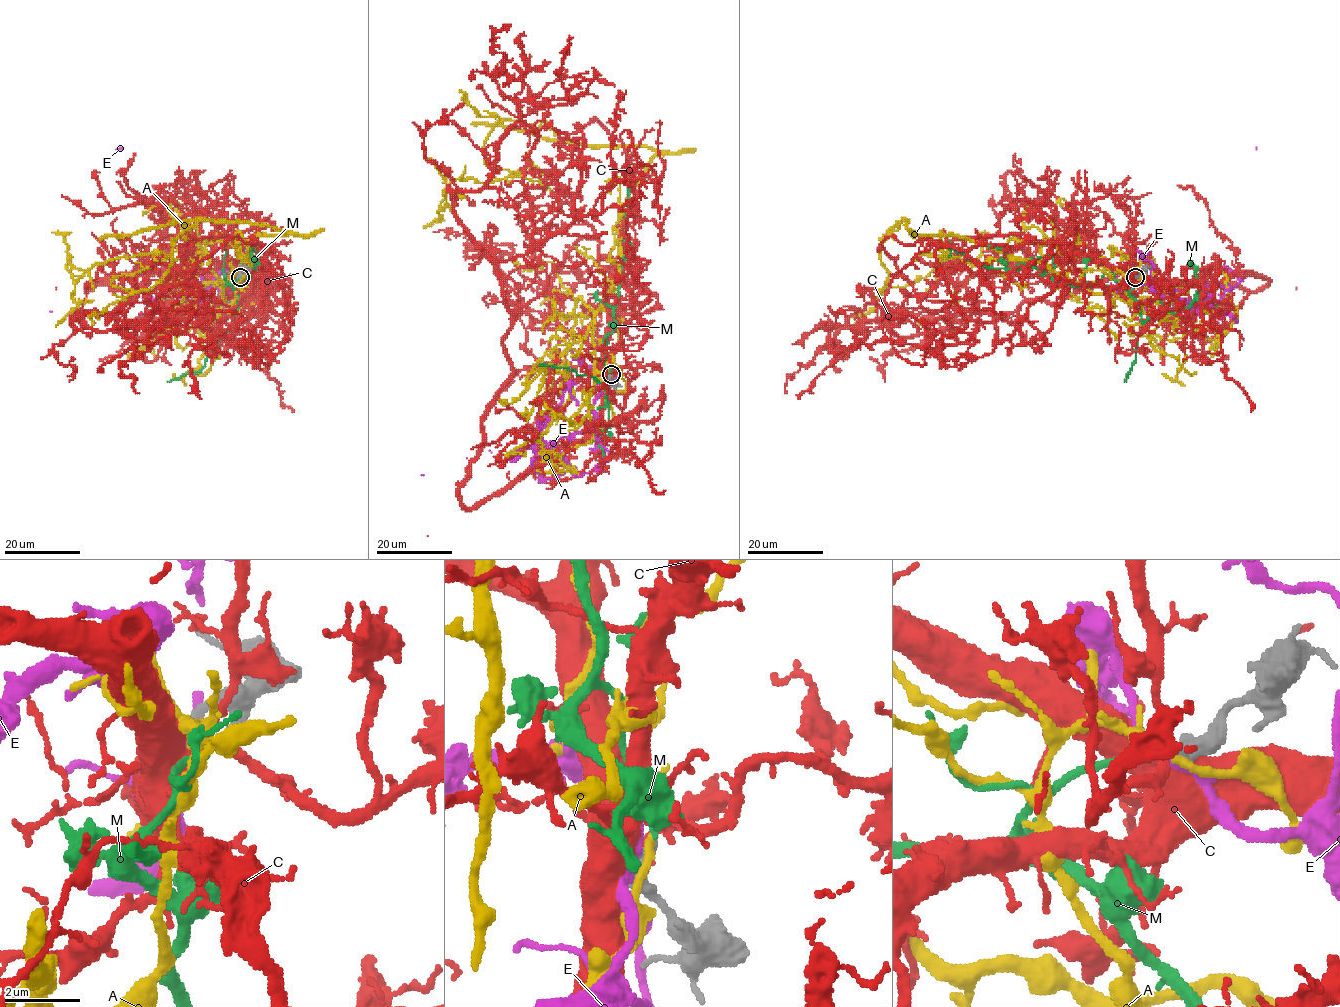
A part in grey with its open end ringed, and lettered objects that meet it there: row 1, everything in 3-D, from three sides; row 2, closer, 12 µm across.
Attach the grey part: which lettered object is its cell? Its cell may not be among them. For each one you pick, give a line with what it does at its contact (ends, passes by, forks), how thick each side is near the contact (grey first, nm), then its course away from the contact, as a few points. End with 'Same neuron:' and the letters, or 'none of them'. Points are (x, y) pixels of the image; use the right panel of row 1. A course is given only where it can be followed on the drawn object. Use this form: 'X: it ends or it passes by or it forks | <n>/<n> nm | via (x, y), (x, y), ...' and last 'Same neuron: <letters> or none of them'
M: it ends | 460/170 nm | via (1135, 277), (1116, 286), (1068, 286), (1035, 267), (987, 267), (951, 248), (948, 256)
Same neuron: M

